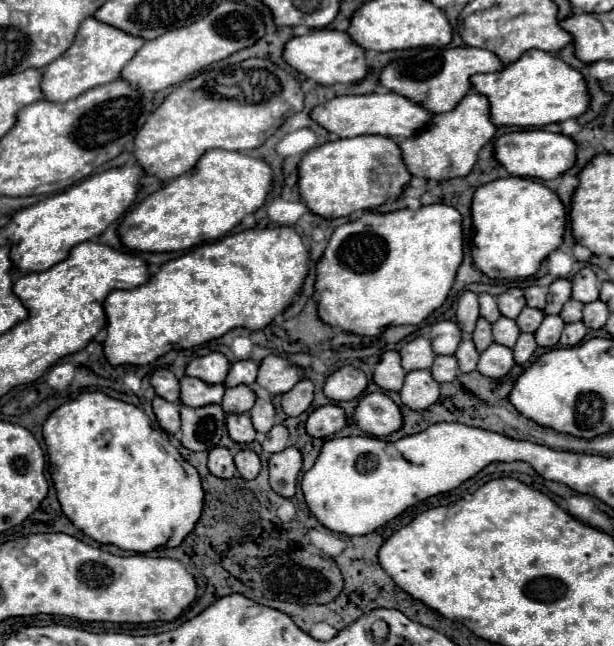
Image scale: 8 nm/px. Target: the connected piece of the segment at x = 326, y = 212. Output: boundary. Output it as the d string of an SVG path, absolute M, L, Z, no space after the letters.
M355 136L355 138L325 142L313 150L309 150L299 164L297 186L299 186L301 200L307 204L307 208L313 214L331 220L331 218L349 216L355 210L373 210L387 200L399 198L399 194L407 186L409 178L411 178L411 174L407 172L403 160L401 160L401 152L399 152L397 142L393 142L385 136Z

